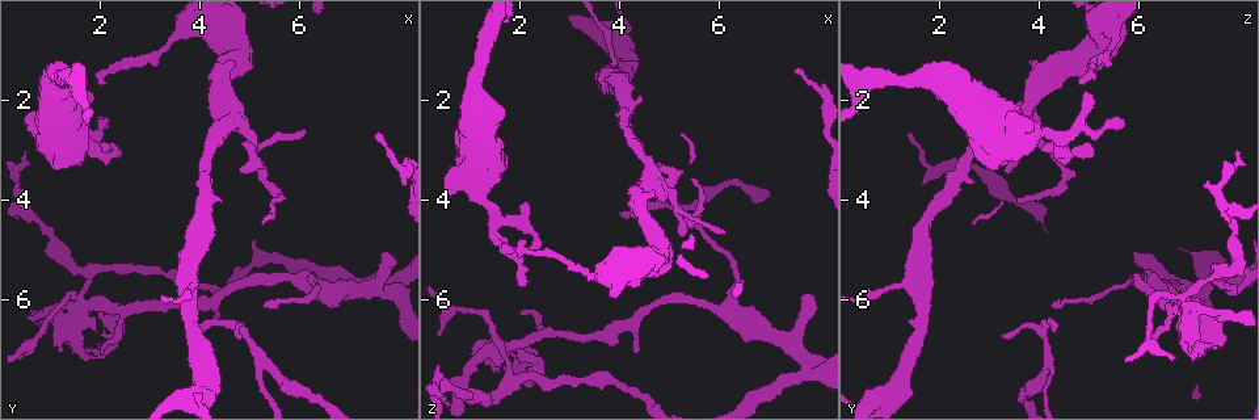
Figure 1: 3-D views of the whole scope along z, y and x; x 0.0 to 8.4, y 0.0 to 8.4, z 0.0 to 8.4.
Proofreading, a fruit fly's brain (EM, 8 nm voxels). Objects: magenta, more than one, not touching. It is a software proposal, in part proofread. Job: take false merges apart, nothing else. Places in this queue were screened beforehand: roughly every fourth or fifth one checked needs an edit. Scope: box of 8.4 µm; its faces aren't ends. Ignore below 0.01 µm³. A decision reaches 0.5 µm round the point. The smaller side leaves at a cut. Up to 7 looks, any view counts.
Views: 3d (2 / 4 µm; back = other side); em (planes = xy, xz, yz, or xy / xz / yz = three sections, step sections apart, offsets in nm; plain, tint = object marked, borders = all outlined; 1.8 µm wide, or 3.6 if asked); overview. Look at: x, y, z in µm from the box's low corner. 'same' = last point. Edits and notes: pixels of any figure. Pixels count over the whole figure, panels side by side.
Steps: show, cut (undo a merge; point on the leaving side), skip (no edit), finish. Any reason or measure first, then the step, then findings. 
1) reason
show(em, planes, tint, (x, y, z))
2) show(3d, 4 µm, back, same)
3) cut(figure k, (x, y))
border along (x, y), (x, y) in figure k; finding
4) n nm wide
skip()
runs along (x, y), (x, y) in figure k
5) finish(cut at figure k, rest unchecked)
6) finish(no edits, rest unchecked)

touches itself
show(em, xy, step 4, tint, (3.25, 5.45, 7.65))

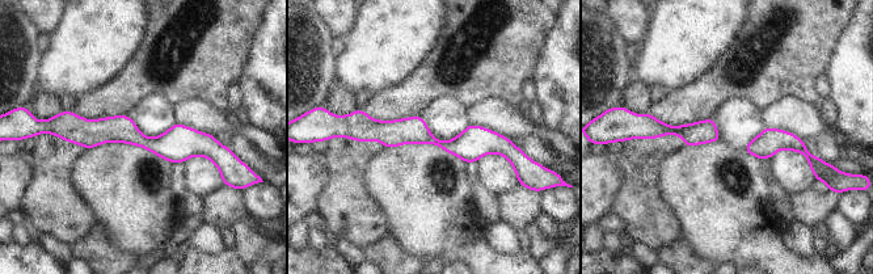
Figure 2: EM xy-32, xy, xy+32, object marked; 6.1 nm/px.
show(em, planes, tint, same)

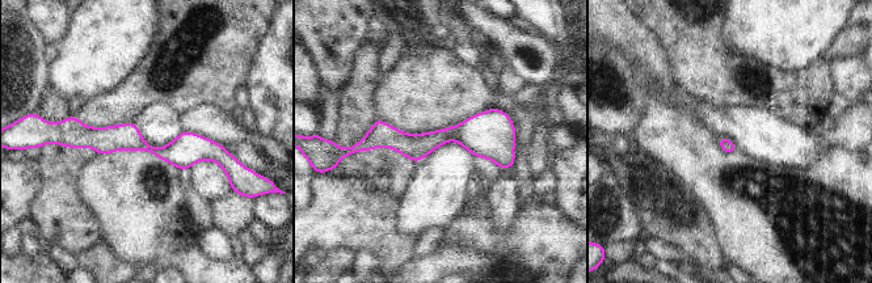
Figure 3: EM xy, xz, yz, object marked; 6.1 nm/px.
skip()
runs along (68, 138), (224, 159) in figure 3; one neuron here

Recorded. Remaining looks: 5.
sudden change in width
show(3d, 4 µm, (1.95, 7.15, 7.05))

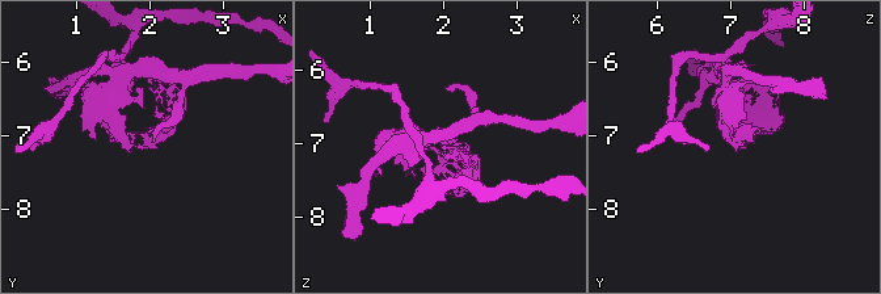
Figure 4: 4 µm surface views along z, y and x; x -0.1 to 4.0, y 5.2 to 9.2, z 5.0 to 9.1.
shape alone is not enough
show(em, 3.6 µm, xy, step 4, tint, (1.90, 7.15, 7.10))

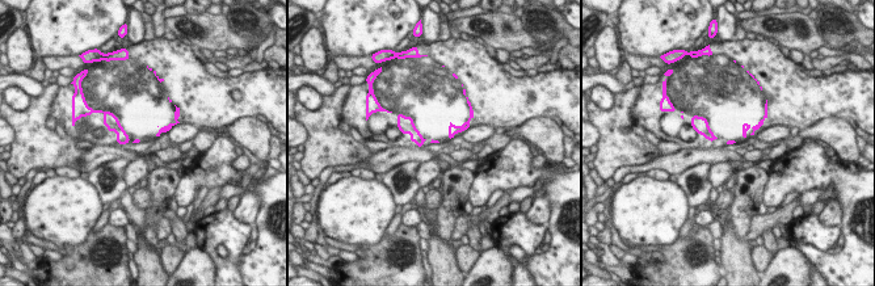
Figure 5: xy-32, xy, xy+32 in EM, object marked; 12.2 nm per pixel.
show(em, 3.6 µm, planes, tint, same)

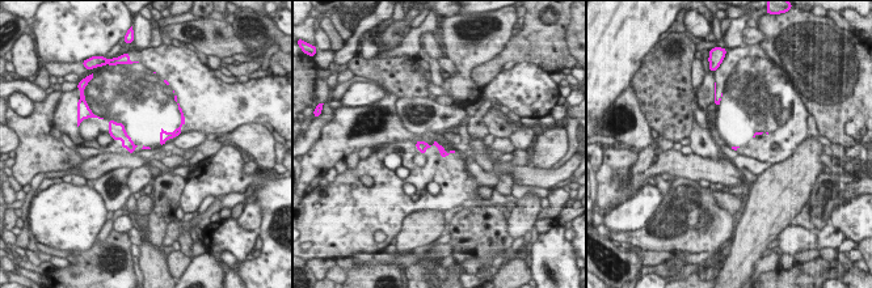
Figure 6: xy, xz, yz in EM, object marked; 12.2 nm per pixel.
skip()
all the same neuron

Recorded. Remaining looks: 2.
sharp bend
show(em, xz, step 16, tint, (2.35, 3.05, 4.75))

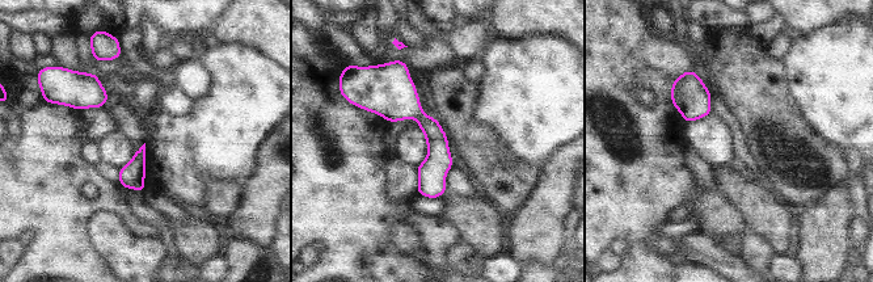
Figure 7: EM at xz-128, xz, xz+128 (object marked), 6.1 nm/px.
60 nm wide
skip()
runs along (397, 72), (435, 137), (435, 194) in figure 7; one neuron here

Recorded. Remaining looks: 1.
finish(no edits, rest unchecked)

